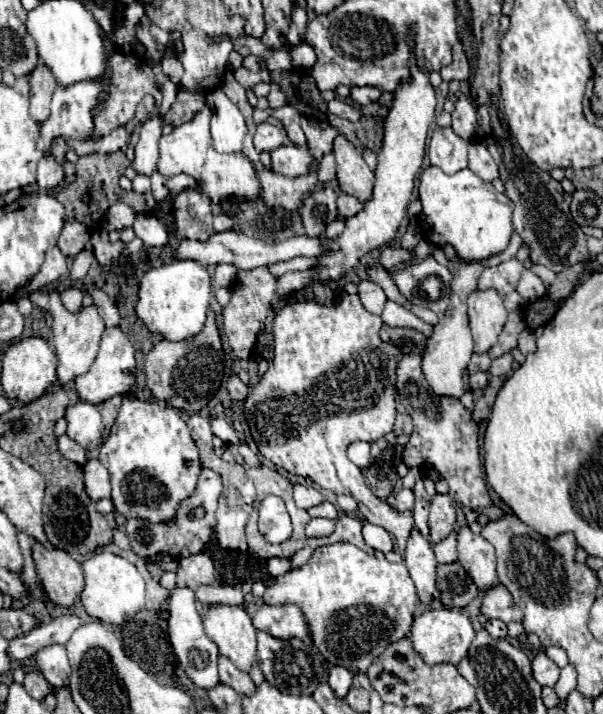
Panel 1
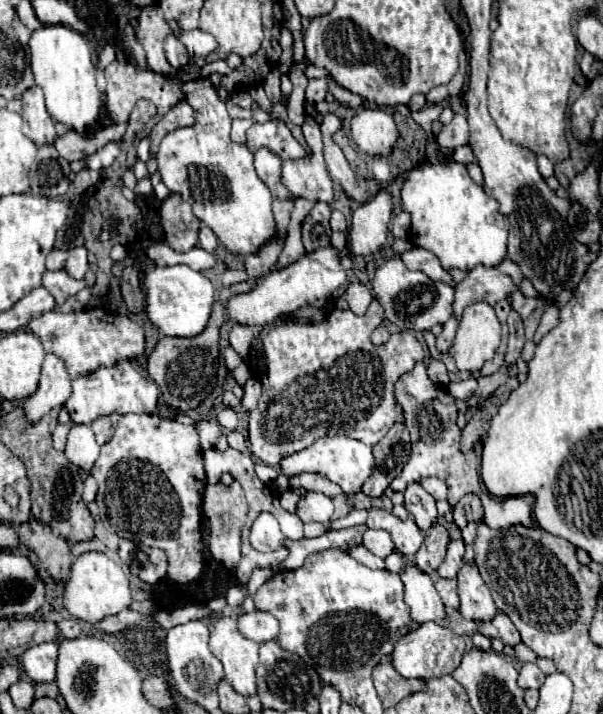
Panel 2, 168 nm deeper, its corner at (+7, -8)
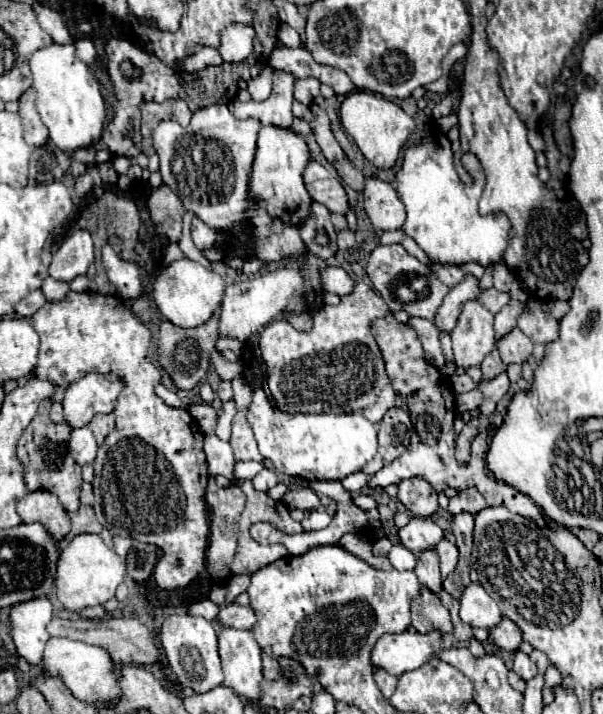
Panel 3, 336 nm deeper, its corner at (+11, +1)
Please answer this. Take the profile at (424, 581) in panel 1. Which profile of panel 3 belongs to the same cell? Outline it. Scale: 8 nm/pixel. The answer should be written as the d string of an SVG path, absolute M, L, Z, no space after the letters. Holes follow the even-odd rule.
M421 590L419 598L413 600L411 618L413 618L413 628L419 634L439 632L445 636L453 632L449 610L441 606L441 600L431 590Z

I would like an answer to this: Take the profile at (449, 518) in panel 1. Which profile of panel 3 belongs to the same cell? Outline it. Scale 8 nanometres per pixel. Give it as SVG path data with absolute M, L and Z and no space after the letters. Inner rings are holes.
M423 550L421 552L415 574L417 574L419 582L423 586L427 586L433 594L439 594L443 590L441 574L439 574L439 558L437 558L435 550Z

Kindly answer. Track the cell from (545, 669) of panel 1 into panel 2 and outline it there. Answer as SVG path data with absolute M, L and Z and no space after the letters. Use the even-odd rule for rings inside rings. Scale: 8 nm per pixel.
M523 663L519 673L519 685L523 689L539 689L545 681L545 673L535 663Z

